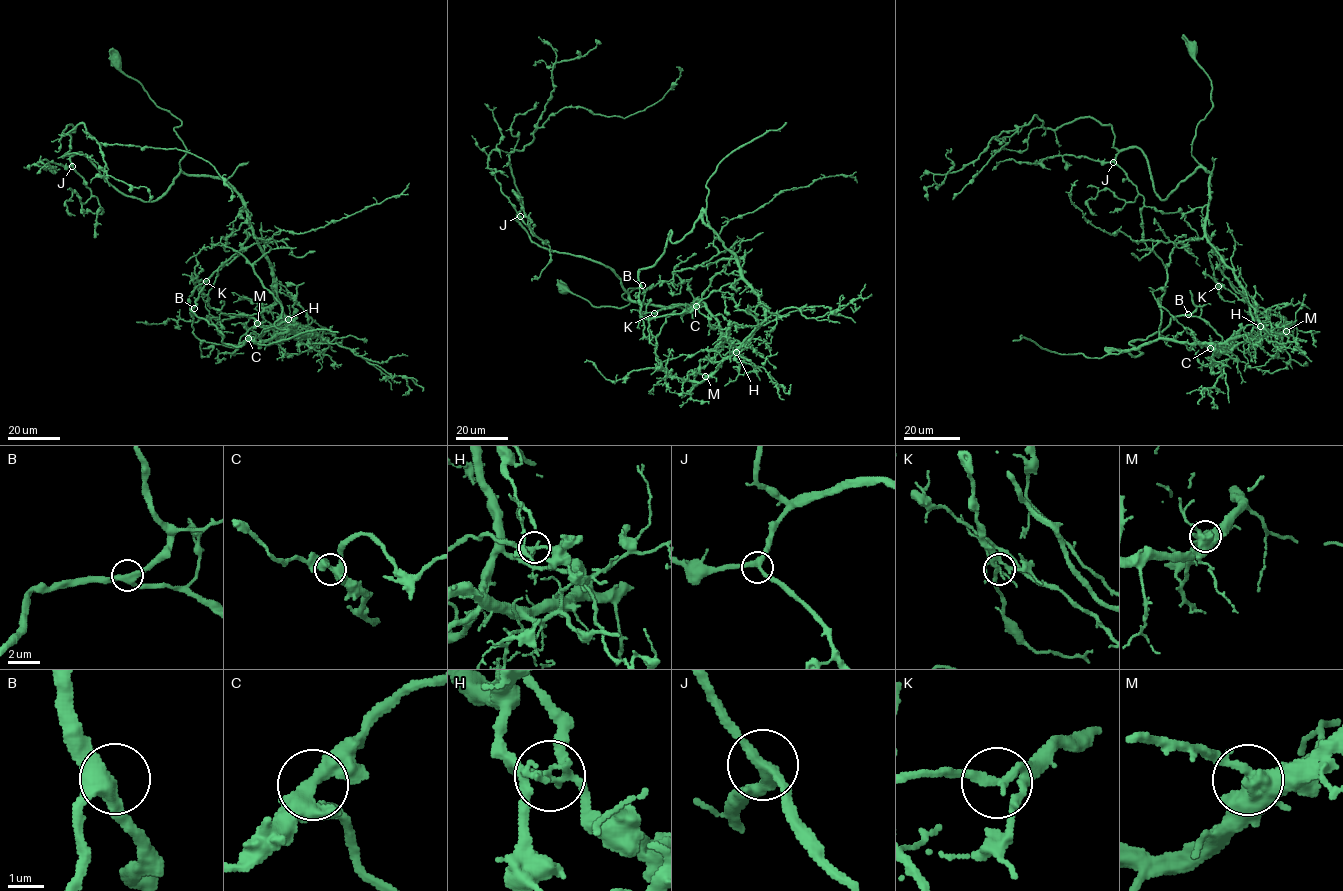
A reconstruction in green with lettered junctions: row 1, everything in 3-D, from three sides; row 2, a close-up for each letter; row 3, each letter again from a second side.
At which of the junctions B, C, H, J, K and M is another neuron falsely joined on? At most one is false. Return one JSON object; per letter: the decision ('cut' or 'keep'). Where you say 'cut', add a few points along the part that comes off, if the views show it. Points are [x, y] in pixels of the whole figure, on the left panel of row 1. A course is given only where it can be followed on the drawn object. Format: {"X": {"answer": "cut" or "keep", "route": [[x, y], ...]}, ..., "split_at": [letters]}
{"B": {"answer": "keep"}, "C": {"answer": "keep"}, "H": {"answer": "cut", "route": [[288, 319], [233, 347], [192, 332], [191, 308], [225, 344], [317, 334], [210, 306], [244, 229]]}, "J": {"answer": "keep"}, "K": {"answer": "keep"}, "M": {"answer": "keep"}, "split_at": ["H"]}

